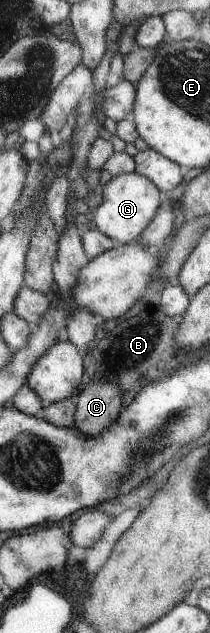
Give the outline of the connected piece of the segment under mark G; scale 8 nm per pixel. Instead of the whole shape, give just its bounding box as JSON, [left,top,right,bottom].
[89,173,163,244]

